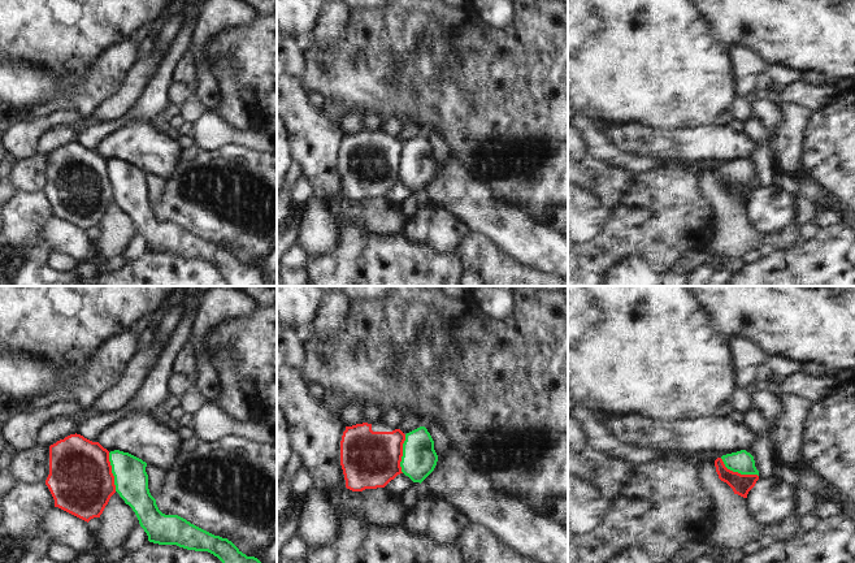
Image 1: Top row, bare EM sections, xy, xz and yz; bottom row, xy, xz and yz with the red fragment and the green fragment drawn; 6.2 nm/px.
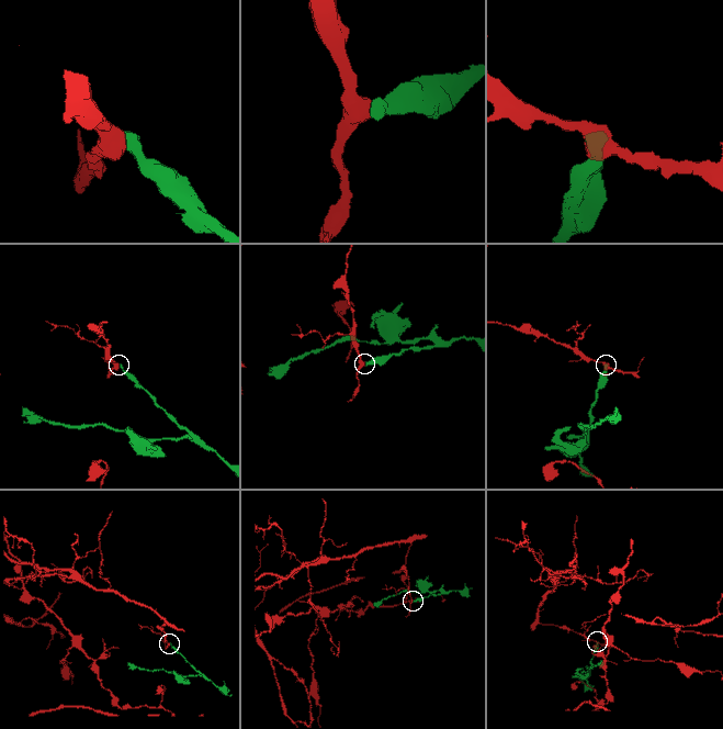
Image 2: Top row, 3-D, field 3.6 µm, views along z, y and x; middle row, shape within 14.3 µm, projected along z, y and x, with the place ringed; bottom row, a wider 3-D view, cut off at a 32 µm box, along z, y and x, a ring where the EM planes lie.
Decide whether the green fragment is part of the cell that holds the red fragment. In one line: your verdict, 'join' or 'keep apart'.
keep apart

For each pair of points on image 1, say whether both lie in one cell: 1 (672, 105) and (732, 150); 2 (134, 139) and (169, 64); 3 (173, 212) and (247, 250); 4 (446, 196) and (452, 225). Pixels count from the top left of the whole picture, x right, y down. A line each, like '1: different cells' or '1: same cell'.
1: different cells
2: different cells
3: same cell
4: different cells

